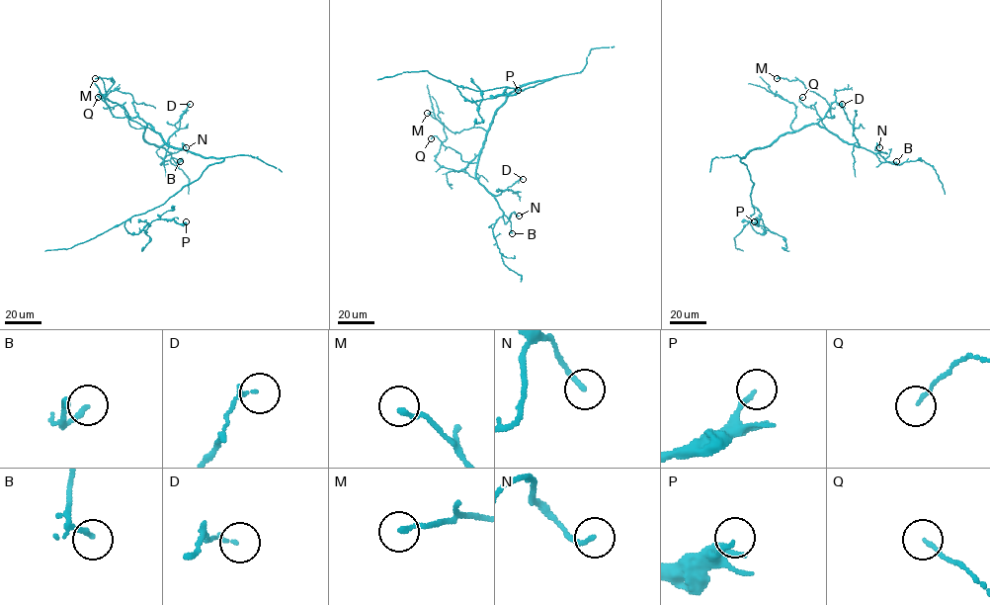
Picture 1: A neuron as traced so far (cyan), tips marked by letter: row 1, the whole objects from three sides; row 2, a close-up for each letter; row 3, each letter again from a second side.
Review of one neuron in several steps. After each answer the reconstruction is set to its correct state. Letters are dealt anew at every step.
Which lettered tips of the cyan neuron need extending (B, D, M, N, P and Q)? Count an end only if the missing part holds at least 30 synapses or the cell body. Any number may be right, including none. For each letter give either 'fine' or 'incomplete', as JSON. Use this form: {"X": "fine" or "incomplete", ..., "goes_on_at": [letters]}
{"B": "fine", "D": "fine", "M": "fine", "N": "fine", "P": "fine", "Q": "fine", "goes_on_at": []}

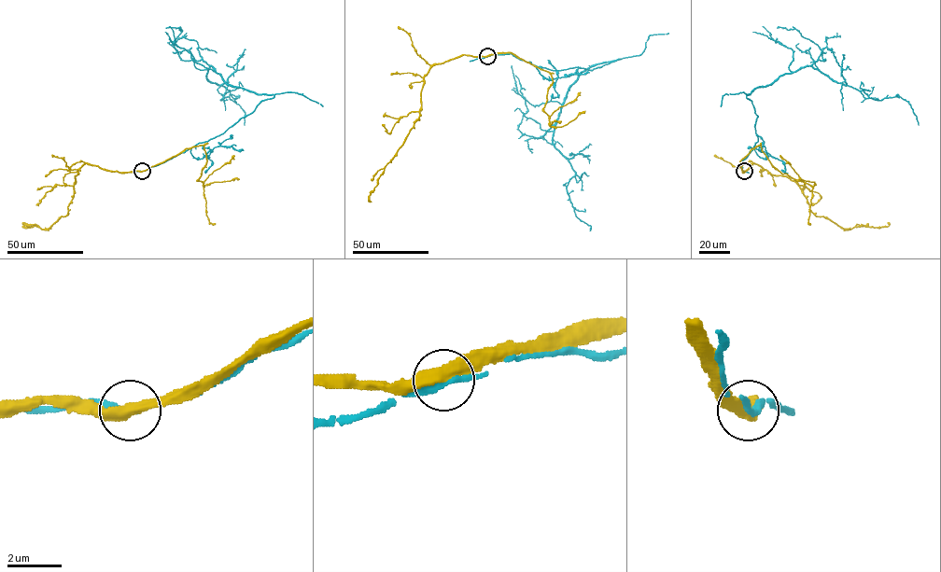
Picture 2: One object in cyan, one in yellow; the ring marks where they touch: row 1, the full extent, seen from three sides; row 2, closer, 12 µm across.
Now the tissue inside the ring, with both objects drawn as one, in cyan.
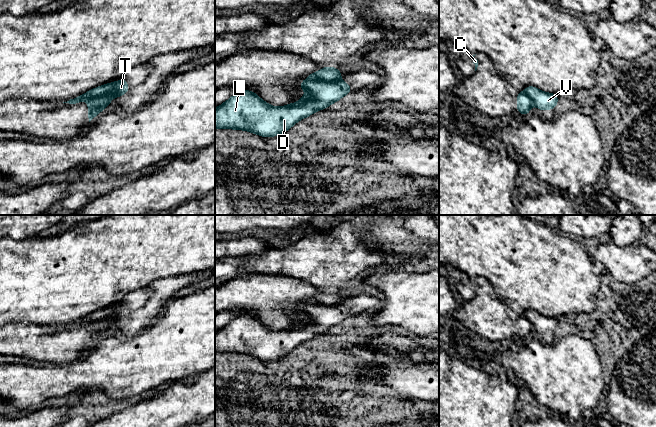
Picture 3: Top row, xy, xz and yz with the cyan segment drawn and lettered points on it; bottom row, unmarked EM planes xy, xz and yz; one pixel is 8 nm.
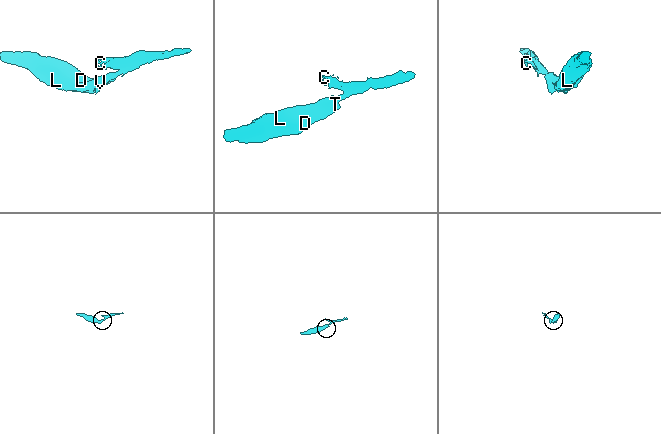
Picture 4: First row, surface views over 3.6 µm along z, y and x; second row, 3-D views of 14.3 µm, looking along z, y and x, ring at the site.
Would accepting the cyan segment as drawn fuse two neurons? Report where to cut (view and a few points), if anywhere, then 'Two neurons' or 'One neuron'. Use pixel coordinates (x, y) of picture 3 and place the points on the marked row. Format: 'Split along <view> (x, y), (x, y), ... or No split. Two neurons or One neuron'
Split along xz (307, 78), (323, 81), (339, 80). Two neurons

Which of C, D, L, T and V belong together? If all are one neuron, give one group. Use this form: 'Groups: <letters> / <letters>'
Groups: C / D L T V

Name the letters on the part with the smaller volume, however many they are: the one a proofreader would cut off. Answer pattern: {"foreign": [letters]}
{"foreign": ["C"]}

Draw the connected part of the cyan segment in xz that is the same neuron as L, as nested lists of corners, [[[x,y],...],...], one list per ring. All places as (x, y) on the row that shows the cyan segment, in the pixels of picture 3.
[[[305,79],[299,83],[305,92],[297,103],[275,107],[250,90],[239,90],[215,108],[215,129],[245,130],[261,137],[278,136],[301,119],[329,108],[352,91],[344,81]]]

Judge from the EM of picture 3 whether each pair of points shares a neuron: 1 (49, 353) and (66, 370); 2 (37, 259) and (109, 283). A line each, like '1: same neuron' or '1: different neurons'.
1: different neurons
2: same neuron

